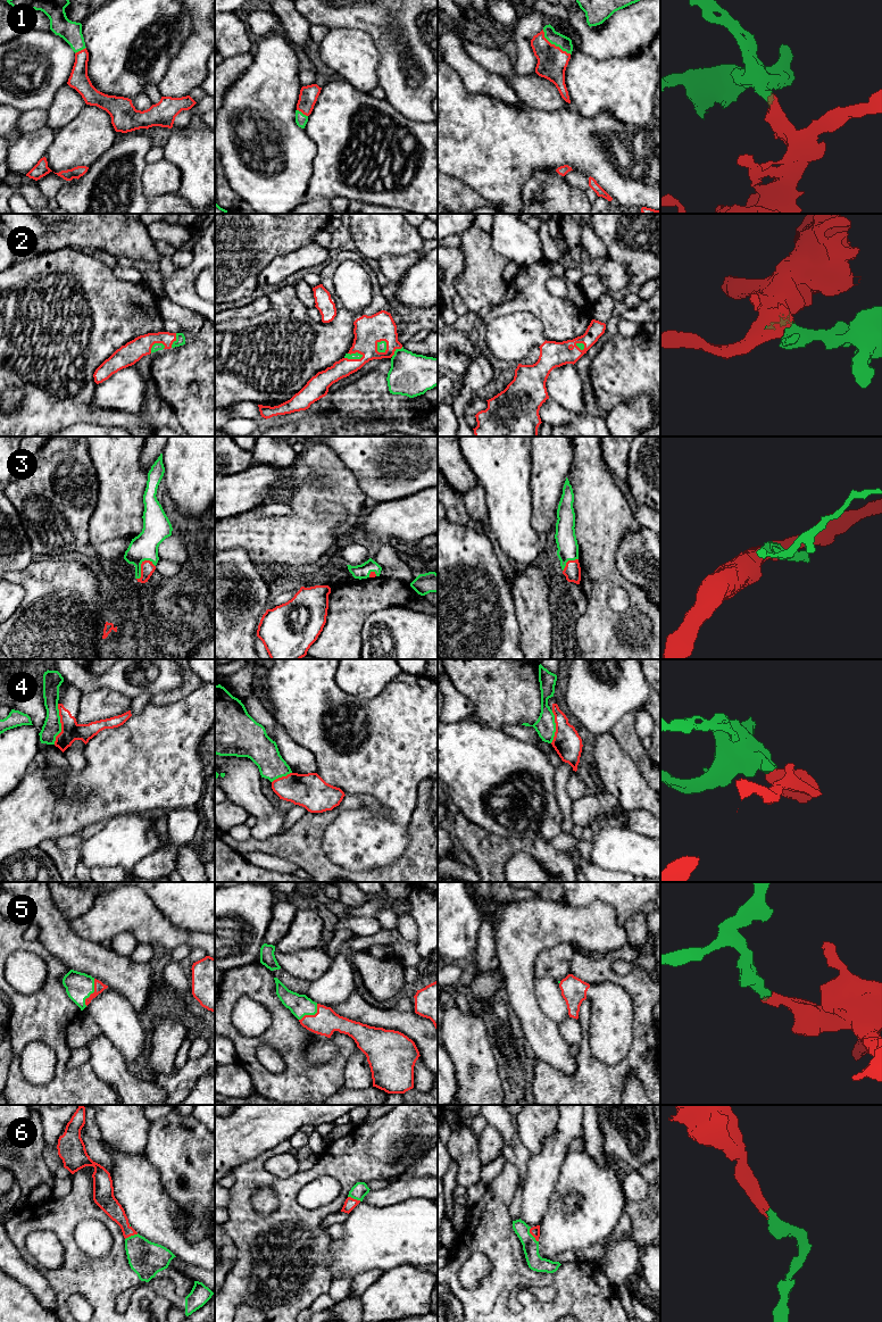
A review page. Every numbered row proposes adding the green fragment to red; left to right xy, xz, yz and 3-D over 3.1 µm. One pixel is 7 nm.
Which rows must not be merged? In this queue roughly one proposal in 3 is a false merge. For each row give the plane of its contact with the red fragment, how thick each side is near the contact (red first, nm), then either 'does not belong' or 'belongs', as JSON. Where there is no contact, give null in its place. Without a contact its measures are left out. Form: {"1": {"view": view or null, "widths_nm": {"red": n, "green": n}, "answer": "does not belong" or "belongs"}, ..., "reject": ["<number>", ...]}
{"1": {"view": "yz", "widths_nm": {"red": 200, "green": 100}, "answer": "belongs"}, "2": {"view": "xz", "widths_nm": {"red": 200, "green": 60}, "answer": "belongs"}, "3": {"view": "xy", "widths_nm": {"red": 100, "green": 190}, "answer": "belongs"}, "4": {"view": "xy", "widths_nm": {"red": 140, "green": 130}, "answer": "does not belong"}, "5": {"view": "xy", "widths_nm": {"red": 80, "green": 190}, "answer": "belongs"}, "6": {"view": "yz", "widths_nm": {"red": 70, "green": 110}, "answer": "belongs"}, "reject": ["4"]}

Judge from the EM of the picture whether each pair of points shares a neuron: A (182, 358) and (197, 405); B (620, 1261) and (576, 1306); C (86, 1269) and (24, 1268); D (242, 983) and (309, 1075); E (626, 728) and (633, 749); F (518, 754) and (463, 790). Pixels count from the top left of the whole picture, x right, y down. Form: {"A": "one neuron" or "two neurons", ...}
{"A": "one neuron", "B": "two neurons", "C": "two neurons", "D": "one neuron", "E": "one neuron", "F": "one neuron"}

